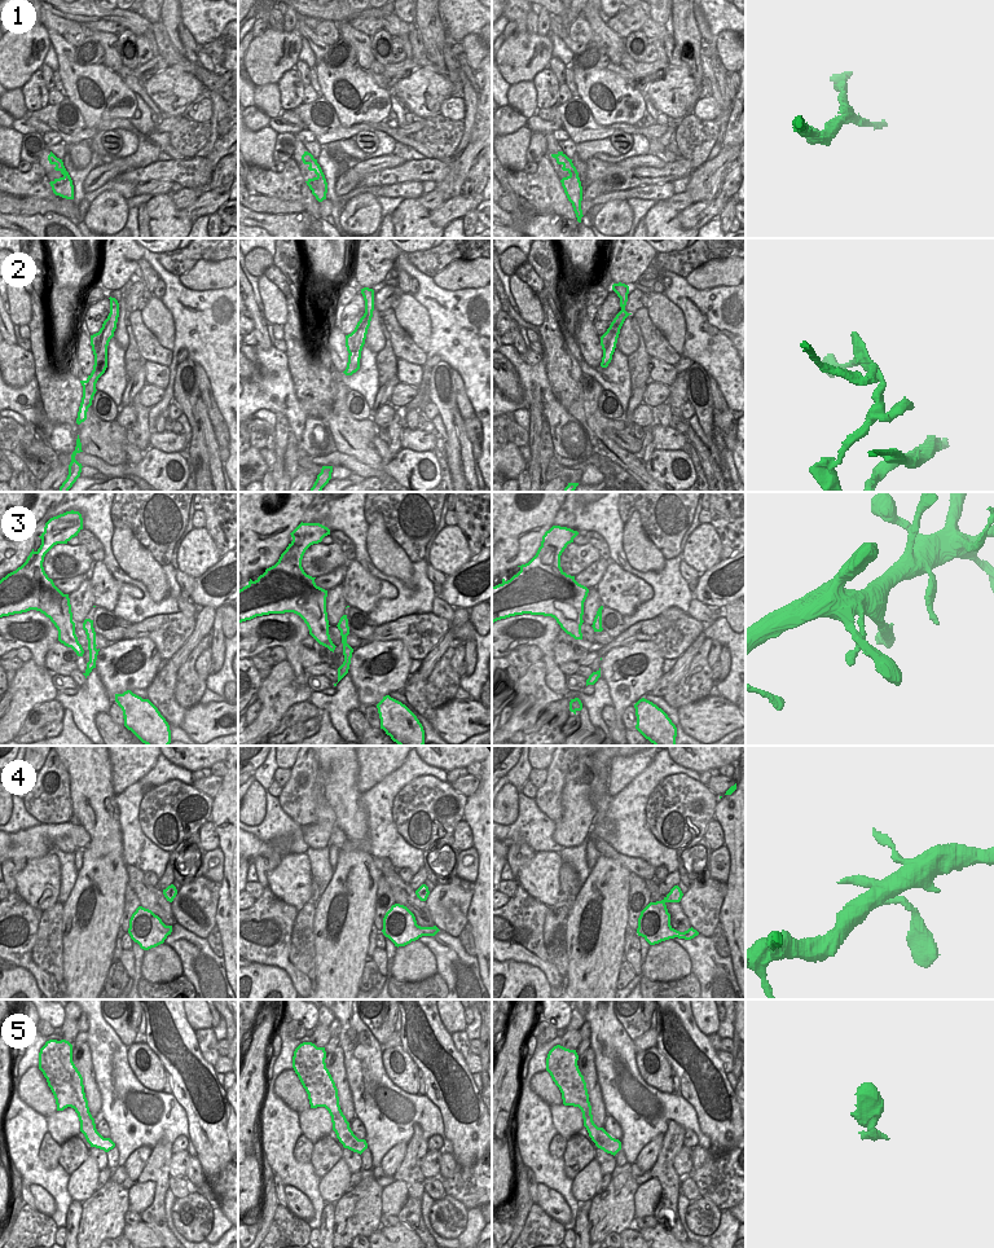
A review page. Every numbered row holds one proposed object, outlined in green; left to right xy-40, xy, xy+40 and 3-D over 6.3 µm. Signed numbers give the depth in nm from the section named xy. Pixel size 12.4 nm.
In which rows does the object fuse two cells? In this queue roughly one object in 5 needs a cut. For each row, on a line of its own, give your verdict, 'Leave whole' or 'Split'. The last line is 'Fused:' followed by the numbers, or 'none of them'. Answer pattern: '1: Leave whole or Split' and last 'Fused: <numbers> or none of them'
1: Split
2: Split
3: Leave whole
4: Leave whole
5: Leave whole
Fused: 1, 2.

